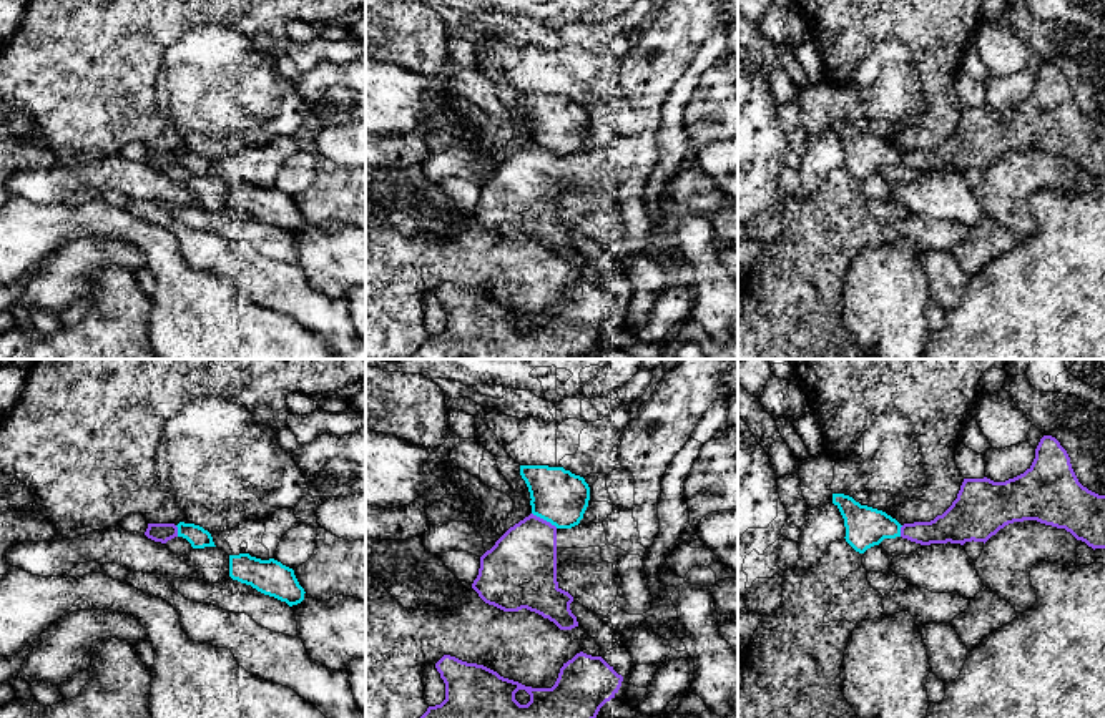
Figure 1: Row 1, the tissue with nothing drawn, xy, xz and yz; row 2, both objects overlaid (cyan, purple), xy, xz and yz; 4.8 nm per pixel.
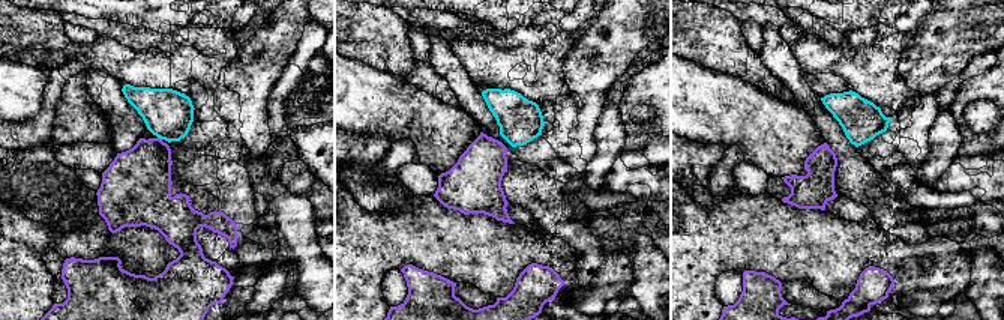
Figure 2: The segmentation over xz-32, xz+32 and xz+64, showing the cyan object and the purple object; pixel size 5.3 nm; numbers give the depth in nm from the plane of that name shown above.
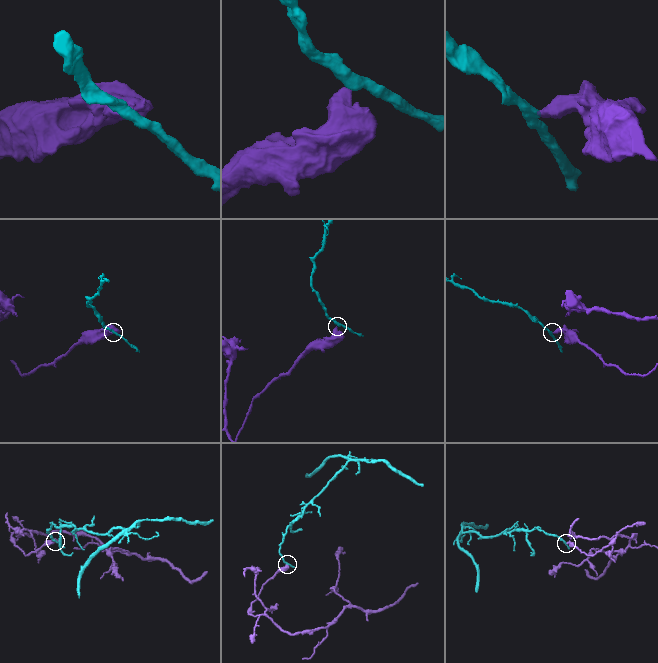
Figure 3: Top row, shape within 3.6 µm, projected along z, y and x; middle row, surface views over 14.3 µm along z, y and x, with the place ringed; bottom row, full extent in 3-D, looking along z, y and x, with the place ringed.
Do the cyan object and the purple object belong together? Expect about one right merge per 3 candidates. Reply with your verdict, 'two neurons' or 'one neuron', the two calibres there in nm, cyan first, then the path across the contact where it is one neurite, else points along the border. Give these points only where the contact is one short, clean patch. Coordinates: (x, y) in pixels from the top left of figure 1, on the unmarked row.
two neurons; 260 nm thick on the cyan side, 340 nm on the other; border along xz (532, 140), (557, 155)

